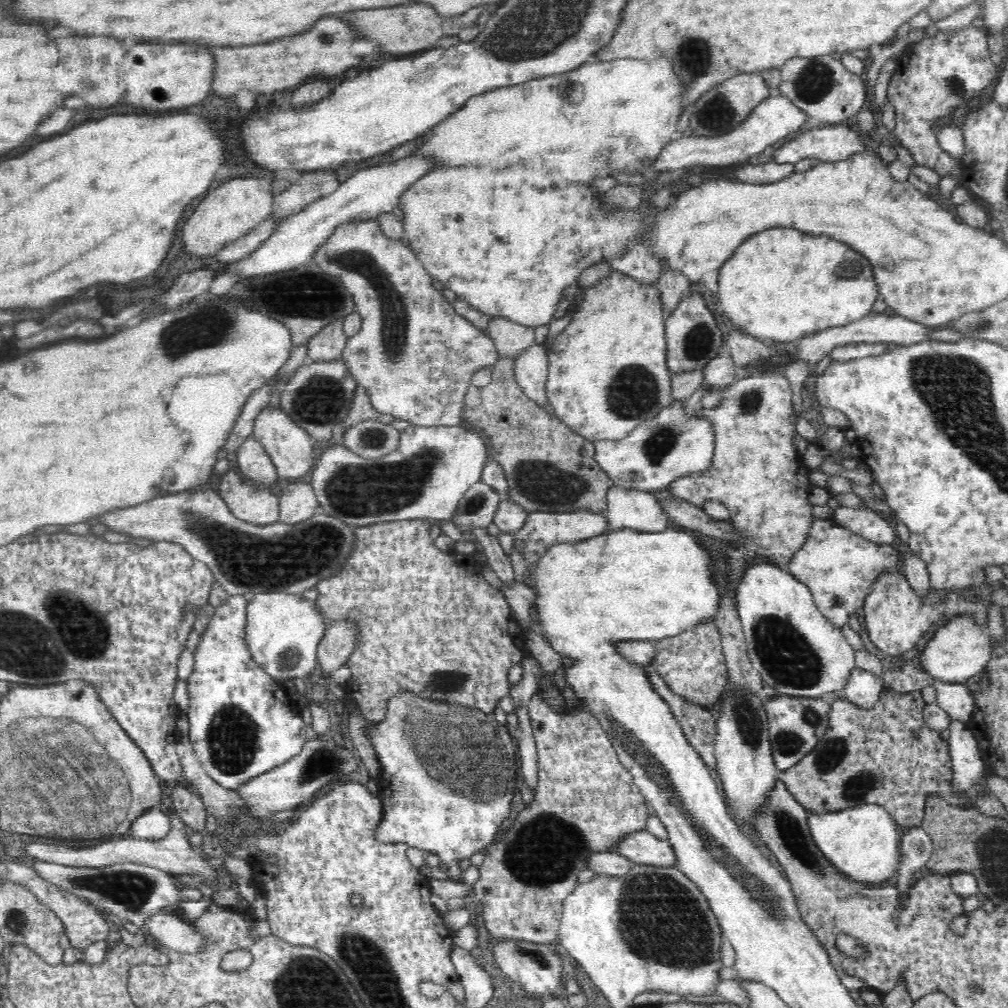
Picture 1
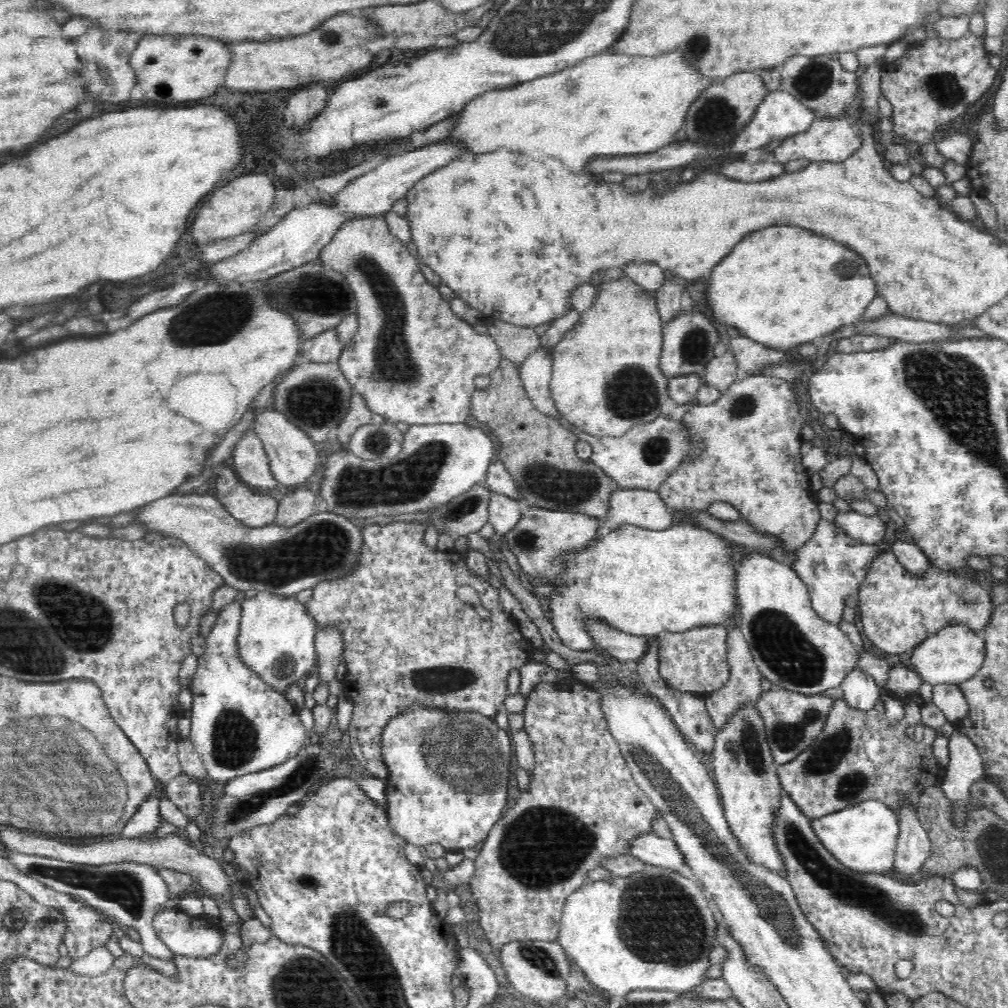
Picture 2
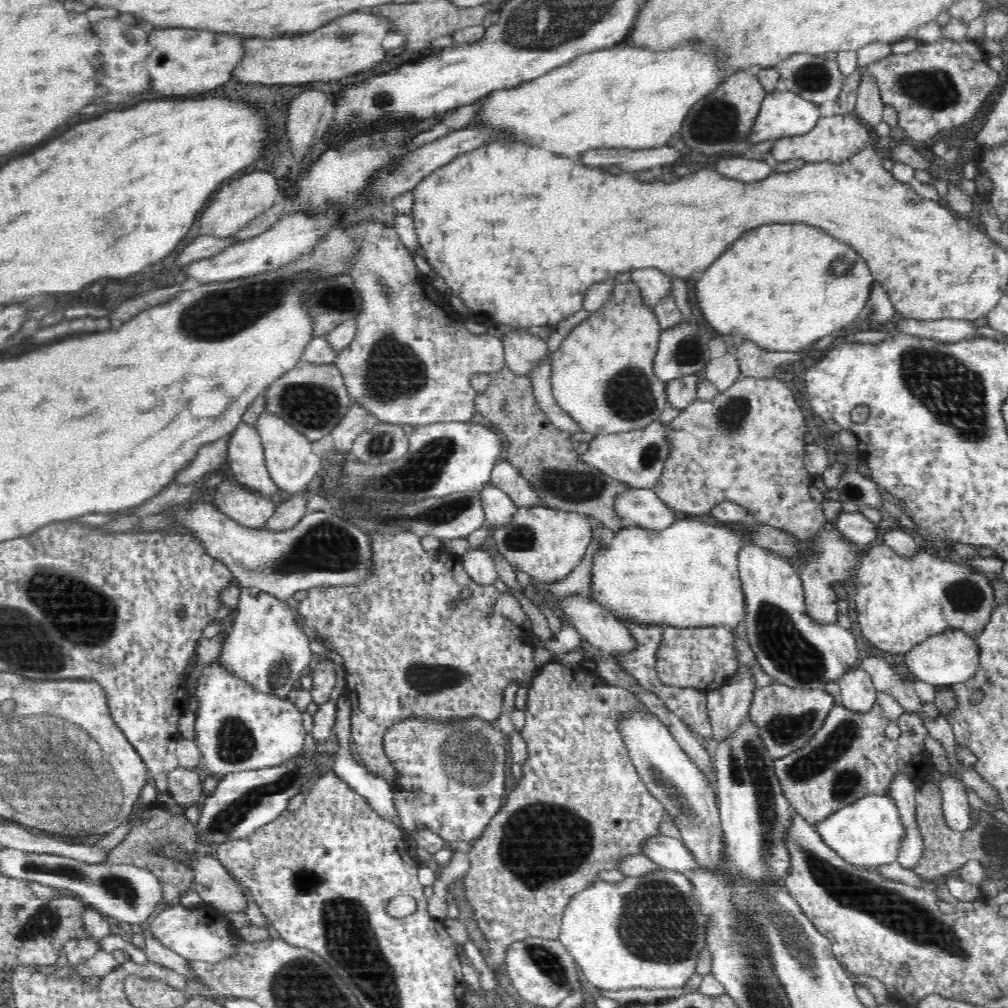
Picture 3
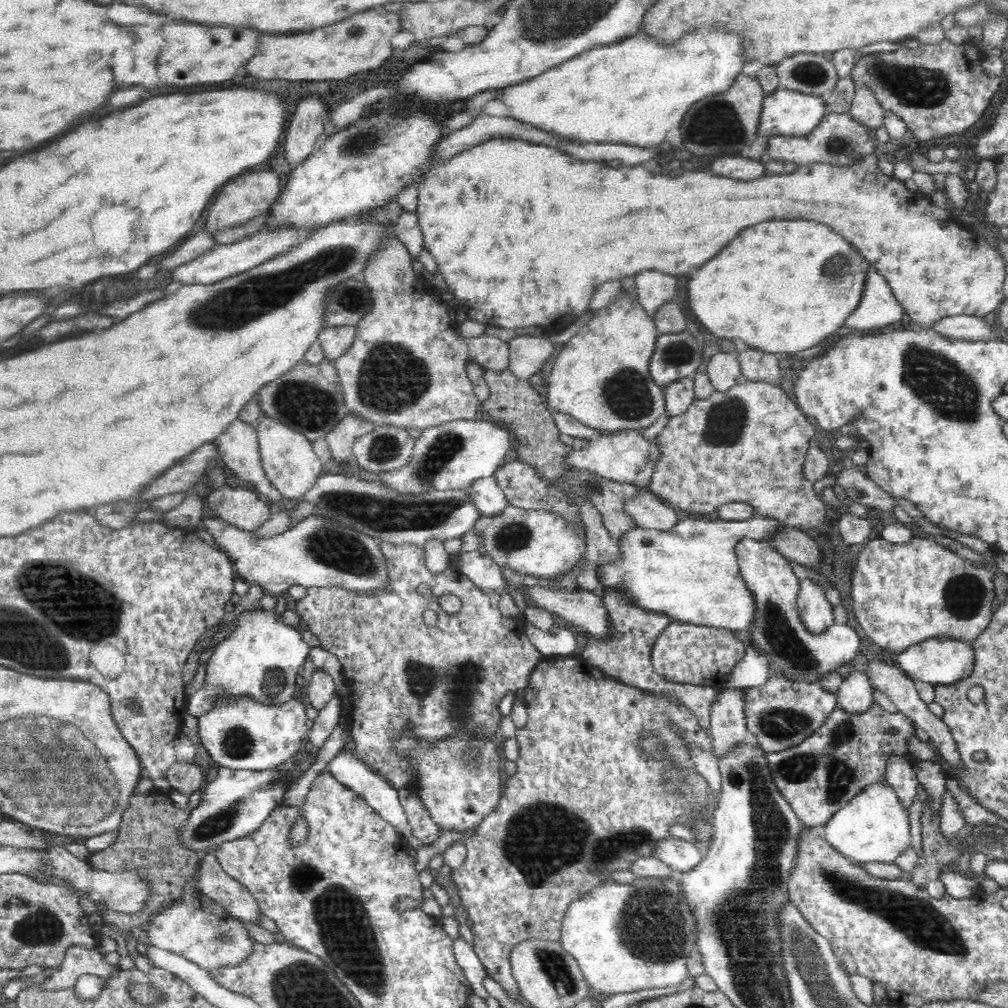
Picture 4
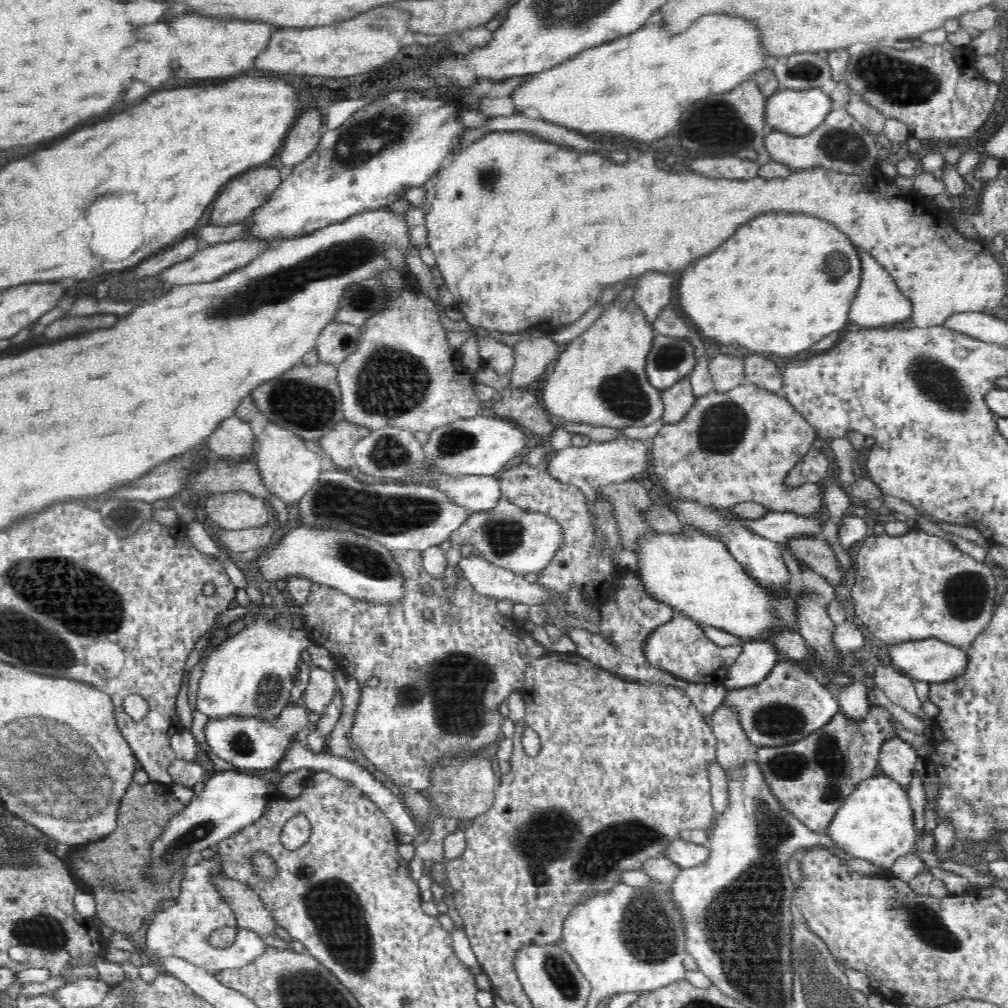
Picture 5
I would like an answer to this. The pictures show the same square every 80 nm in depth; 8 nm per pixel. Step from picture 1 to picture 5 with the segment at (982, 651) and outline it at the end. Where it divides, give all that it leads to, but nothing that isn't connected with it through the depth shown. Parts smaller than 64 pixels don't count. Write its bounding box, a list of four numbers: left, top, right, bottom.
[888,638,970,684]

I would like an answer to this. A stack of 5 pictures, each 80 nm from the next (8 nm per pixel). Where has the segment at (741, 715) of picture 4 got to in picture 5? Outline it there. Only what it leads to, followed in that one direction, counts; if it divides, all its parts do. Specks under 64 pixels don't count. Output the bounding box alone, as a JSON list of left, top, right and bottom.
[709,705,753,768]

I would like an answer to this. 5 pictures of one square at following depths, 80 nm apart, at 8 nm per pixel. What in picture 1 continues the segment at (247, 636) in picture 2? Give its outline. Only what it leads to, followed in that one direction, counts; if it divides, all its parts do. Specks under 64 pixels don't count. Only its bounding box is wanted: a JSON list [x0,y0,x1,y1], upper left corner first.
[247,592,330,685]

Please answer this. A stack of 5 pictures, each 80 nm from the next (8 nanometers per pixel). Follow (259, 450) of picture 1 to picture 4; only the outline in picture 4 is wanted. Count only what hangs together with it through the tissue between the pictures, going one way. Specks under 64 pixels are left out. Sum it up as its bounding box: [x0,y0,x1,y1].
[212,419,283,503]

